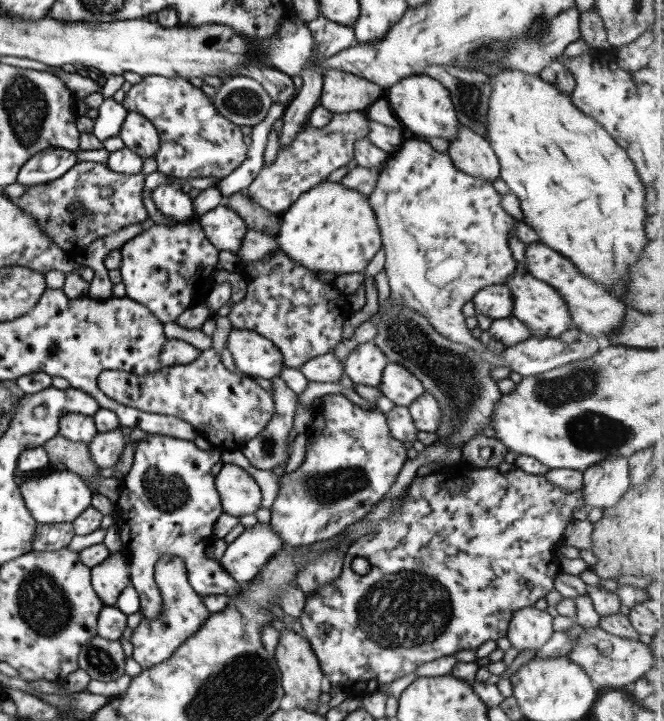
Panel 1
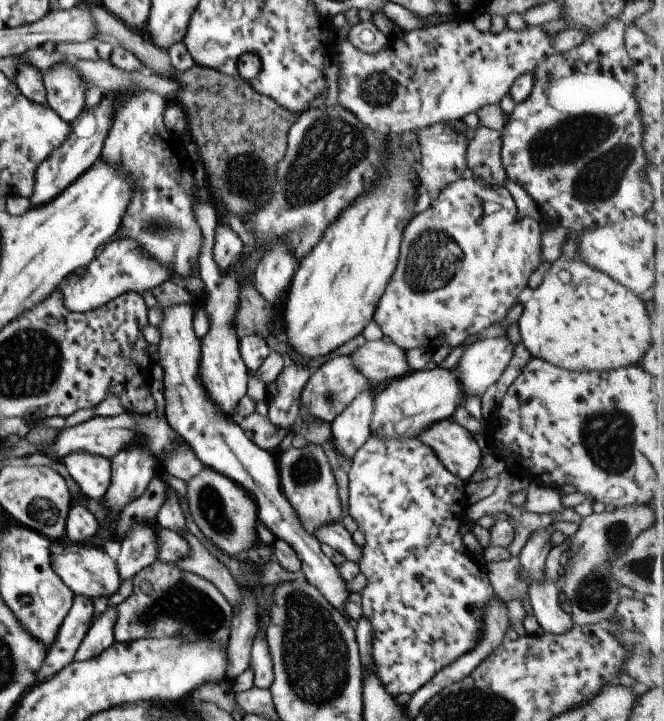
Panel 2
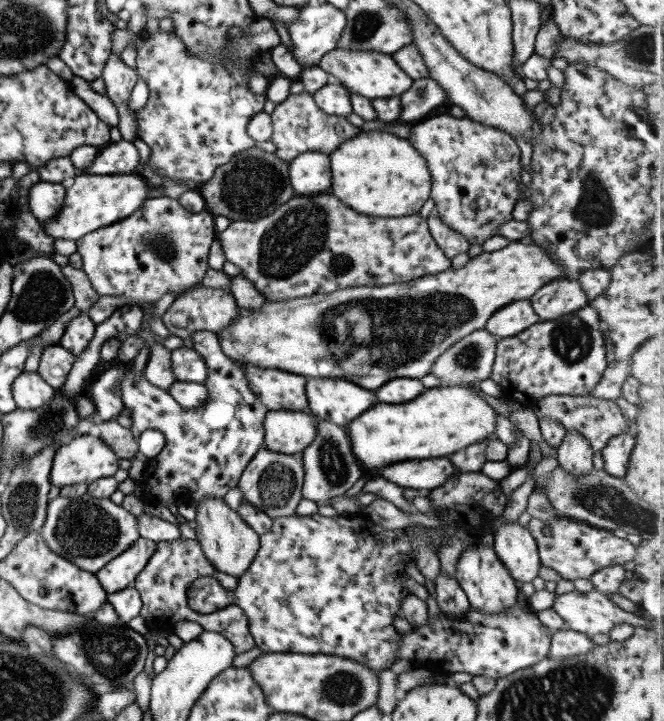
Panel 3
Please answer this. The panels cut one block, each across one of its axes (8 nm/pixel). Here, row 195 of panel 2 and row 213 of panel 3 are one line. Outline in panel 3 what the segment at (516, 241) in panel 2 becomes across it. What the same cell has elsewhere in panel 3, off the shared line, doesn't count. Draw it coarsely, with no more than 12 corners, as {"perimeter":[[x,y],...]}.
{"perimeter":[[430,115],[409,142],[433,213],[483,244],[523,199],[505,131]]}

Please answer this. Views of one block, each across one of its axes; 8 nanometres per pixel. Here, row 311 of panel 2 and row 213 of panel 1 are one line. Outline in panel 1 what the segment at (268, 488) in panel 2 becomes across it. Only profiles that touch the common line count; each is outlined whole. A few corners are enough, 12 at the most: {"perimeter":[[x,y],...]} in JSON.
{"perimeter":[[163,183],[150,191],[155,208],[177,222],[194,218],[192,195]]}

